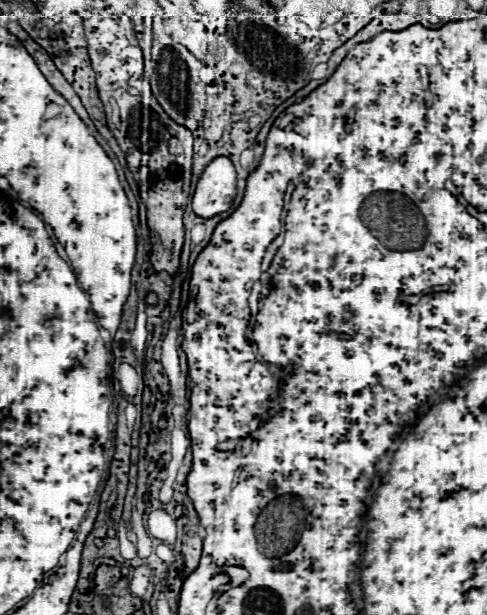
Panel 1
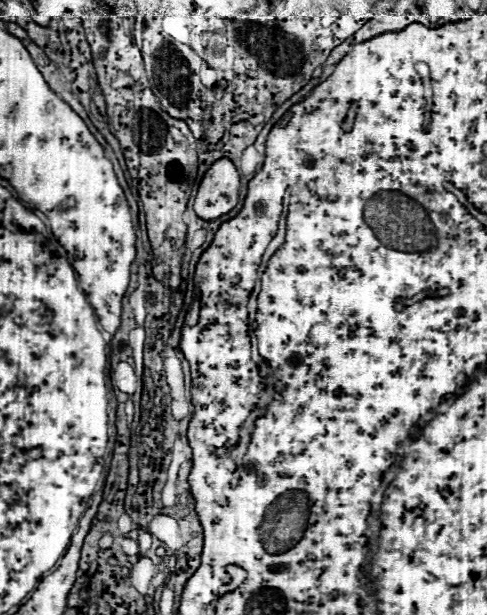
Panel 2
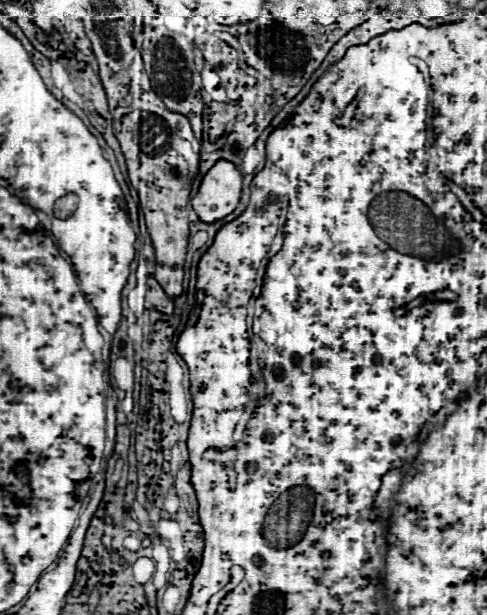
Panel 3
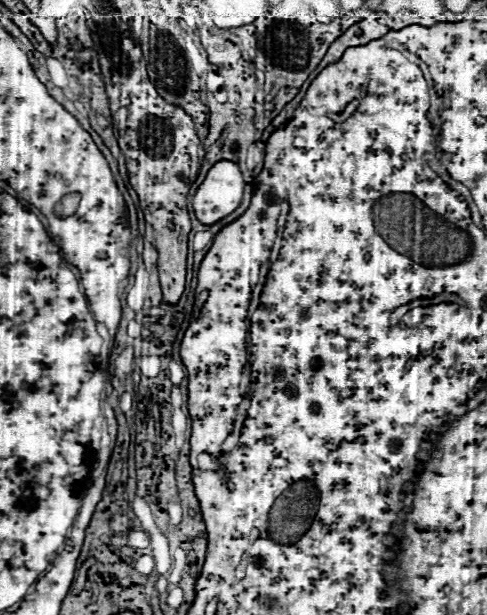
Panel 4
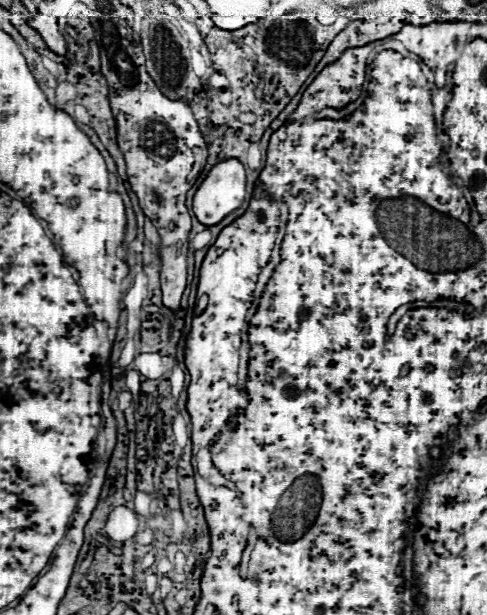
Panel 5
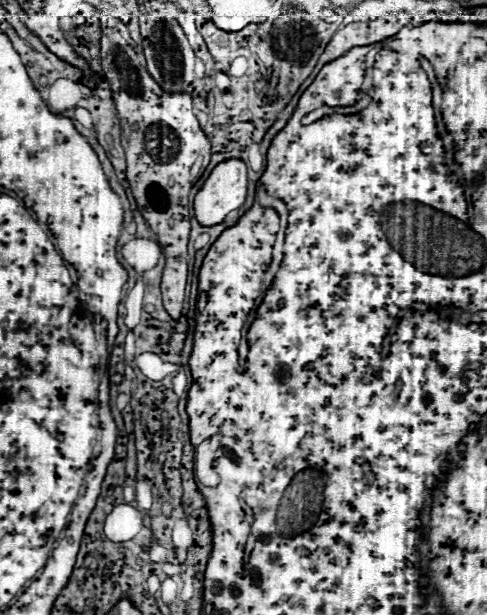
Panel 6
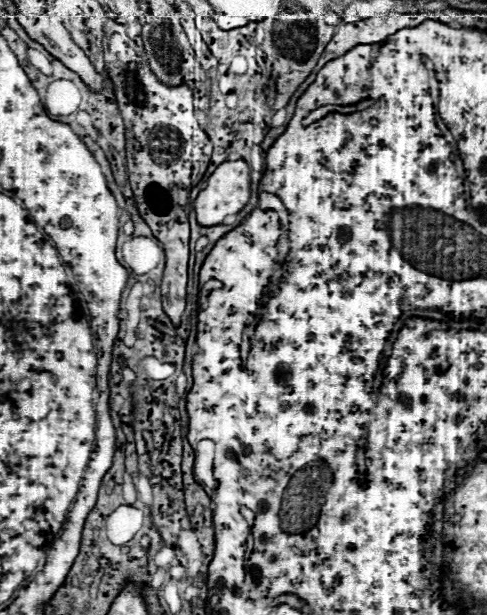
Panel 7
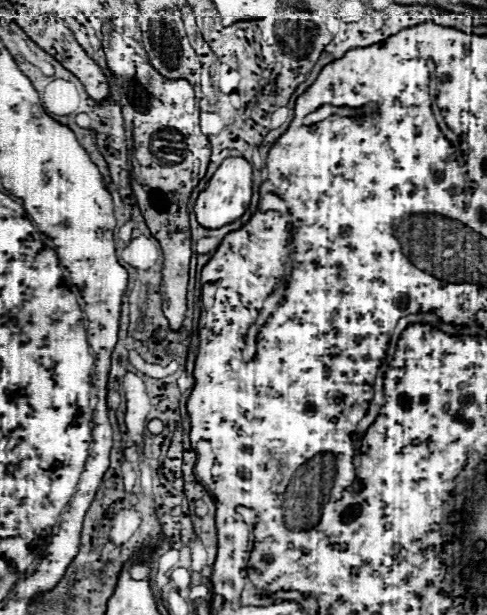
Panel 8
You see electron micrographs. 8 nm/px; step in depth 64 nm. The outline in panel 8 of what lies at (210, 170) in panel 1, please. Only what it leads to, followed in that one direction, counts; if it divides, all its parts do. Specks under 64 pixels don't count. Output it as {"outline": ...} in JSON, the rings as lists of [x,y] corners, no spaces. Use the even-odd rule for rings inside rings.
{"outline":[[[226,158],[210,178],[208,188],[200,192],[194,204],[194,212],[198,216],[200,226],[220,228],[224,224],[230,224],[232,220],[240,218],[246,212],[250,196],[252,196],[252,166],[244,158]]]}

